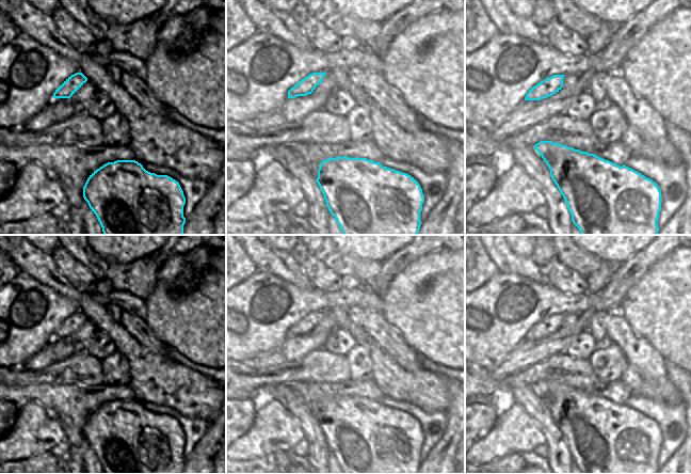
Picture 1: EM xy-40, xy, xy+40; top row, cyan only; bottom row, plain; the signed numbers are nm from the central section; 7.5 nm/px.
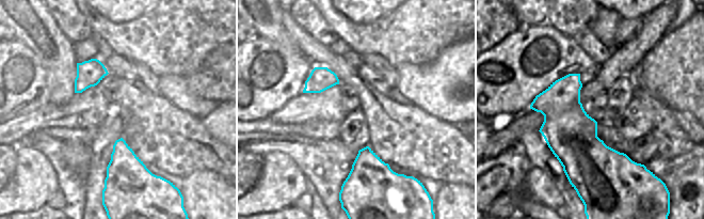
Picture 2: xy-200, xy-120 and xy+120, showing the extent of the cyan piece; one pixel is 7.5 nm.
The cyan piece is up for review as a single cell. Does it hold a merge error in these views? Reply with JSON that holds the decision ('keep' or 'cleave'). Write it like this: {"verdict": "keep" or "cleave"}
{"verdict": "keep"}

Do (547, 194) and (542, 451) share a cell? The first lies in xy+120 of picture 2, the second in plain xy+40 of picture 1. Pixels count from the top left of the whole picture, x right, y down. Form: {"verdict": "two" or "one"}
{"verdict": "two"}

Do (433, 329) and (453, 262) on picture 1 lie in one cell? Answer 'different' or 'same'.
same

